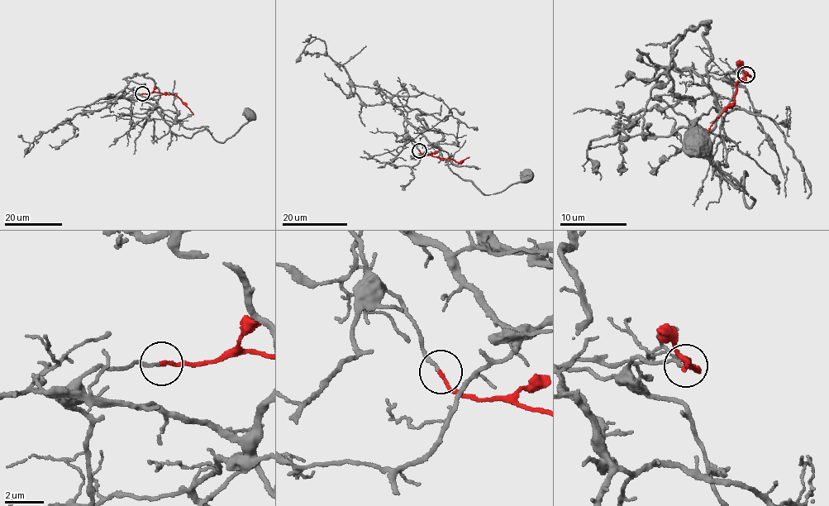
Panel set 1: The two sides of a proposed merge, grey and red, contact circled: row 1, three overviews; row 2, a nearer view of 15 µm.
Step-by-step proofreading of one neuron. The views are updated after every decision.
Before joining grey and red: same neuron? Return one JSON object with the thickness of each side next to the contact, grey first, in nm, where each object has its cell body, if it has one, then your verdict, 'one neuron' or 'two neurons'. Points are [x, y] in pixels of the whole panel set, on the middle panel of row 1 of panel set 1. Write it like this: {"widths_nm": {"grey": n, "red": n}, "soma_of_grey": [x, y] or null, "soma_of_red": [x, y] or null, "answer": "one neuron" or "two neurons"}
{"widths_nm": {"grey": 180, "red": 190}, "soma_of_grey": [527, 176], "soma_of_red": null, "answer": "one neuron"}

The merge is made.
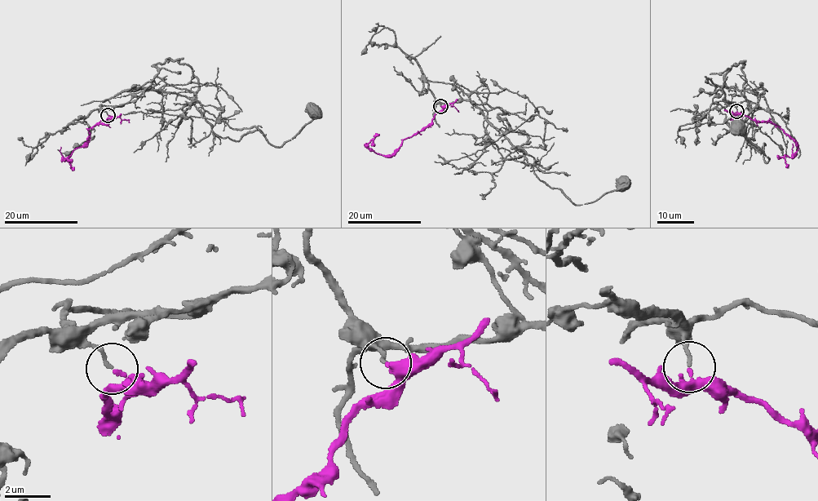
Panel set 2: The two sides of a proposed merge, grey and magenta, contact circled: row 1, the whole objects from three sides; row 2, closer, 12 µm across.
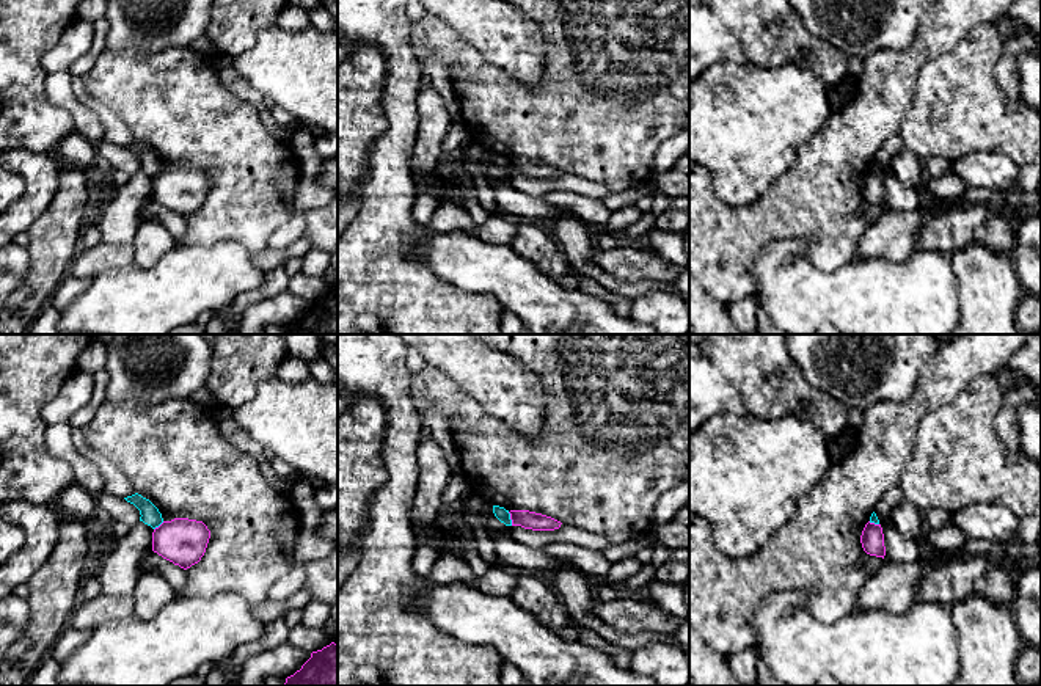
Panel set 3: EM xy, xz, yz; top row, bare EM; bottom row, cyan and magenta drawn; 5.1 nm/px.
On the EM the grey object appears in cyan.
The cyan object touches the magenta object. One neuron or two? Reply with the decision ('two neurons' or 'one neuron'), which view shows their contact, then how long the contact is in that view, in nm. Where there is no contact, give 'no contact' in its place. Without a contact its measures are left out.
two neurons | xz | 80 nm

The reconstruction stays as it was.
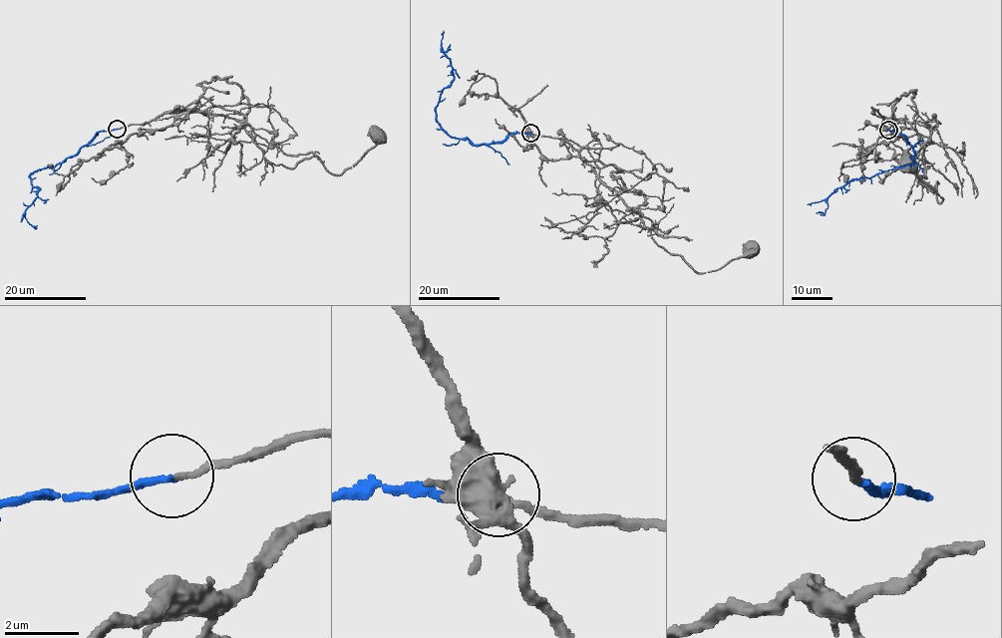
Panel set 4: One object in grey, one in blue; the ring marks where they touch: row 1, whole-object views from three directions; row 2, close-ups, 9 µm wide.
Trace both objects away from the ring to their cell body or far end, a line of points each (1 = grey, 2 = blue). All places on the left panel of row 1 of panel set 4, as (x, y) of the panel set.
1: (118, 128), (165, 113), (222, 115), (241, 124), (270, 162), (294, 167), (317, 157), (339, 174), (378, 136)
2: (118, 128), (98, 132), (74, 155), (29, 175), (31, 183), (38, 189), (25, 213), (35, 227)

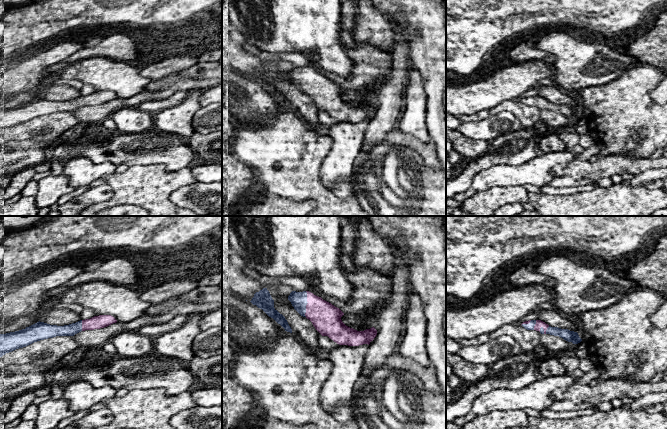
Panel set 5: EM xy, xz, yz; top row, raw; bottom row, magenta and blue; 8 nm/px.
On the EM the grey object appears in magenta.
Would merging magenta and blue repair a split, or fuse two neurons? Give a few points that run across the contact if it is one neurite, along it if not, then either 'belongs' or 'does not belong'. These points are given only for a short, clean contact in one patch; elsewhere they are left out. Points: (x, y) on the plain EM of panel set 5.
xz (326, 94), (307, 80), (298, 76) | belongs

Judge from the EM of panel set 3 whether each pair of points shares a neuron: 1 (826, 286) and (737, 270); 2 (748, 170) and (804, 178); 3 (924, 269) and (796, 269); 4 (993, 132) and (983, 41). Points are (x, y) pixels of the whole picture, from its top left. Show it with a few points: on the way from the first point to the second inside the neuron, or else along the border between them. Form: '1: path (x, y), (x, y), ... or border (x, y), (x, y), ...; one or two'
1: border (771, 240), (752, 266), (752, 295); two
2: border (804, 145), (799, 149), (798, 159), (756, 200); two
3: path (892, 284), (828, 284); one
4: path (983, 110), (983, 63); one

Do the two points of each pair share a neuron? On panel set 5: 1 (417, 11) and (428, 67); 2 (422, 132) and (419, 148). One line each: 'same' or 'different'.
1: same
2: different

